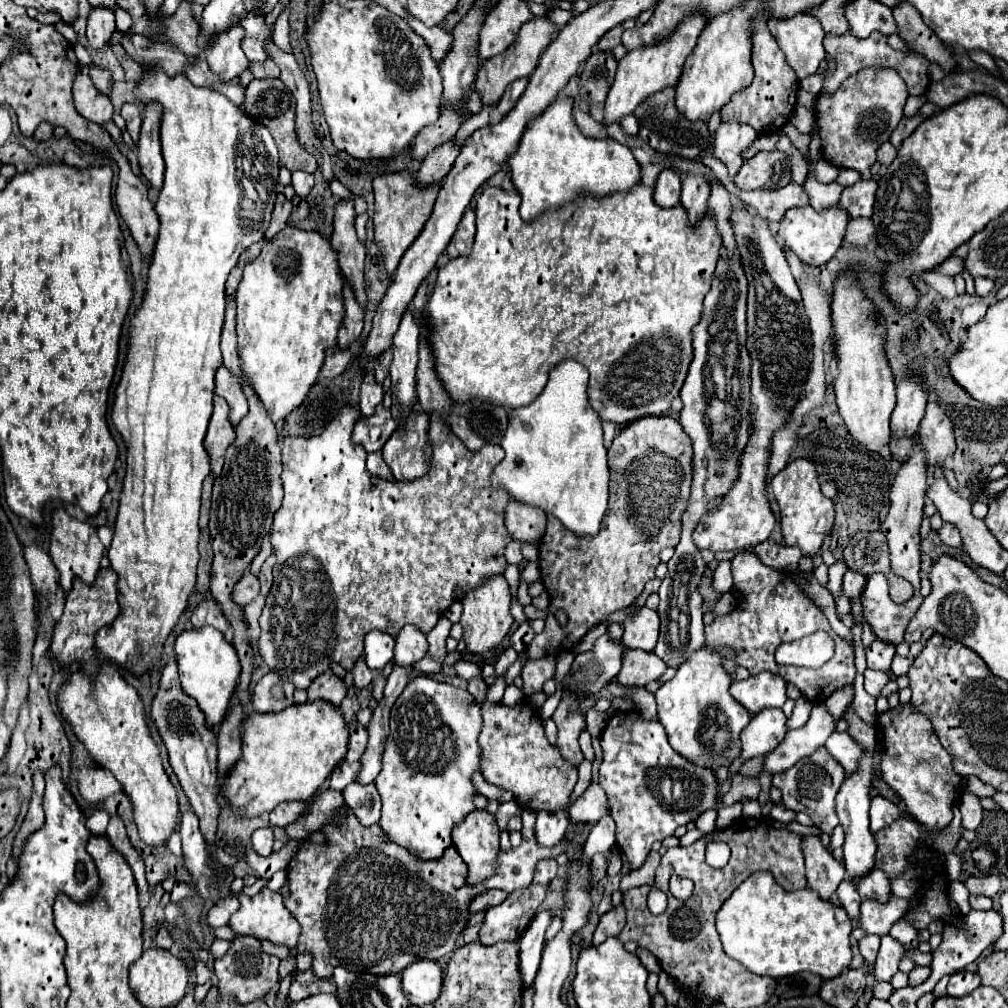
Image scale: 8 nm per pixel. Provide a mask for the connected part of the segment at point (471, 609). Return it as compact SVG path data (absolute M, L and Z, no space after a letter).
M490 575L488 579L484 579L482 585L478 585L472 591L466 591L464 599L462 599L462 619L460 625L464 629L464 641L466 641L466 649L472 653L490 653L492 649L496 649L502 639L506 637L506 633L510 631L514 619L510 615L510 587L504 579L504 575Z

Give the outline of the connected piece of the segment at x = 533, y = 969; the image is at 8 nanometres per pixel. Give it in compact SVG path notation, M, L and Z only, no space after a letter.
M540 911L530 927L526 929L526 935L522 935L522 939L518 941L520 945L520 977L522 977L522 987L524 991L532 985L536 973L538 973L538 967L540 967L540 957L542 957L542 947L544 947L544 933L546 933L546 927L550 923L552 915L548 911Z

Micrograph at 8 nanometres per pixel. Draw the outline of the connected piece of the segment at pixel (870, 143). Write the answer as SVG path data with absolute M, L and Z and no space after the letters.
M866 67L850 75L838 91L820 93L814 105L816 131L822 141L822 159L838 169L854 169L862 179L870 179L870 167L876 161L878 147L890 139L904 115L908 91L906 83L894 69Z

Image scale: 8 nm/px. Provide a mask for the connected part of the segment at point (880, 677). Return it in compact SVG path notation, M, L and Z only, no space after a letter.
M866 669L864 671L864 689L866 693L870 693L872 697L878 697L882 687L890 681L890 675L888 671L872 671L872 669Z

